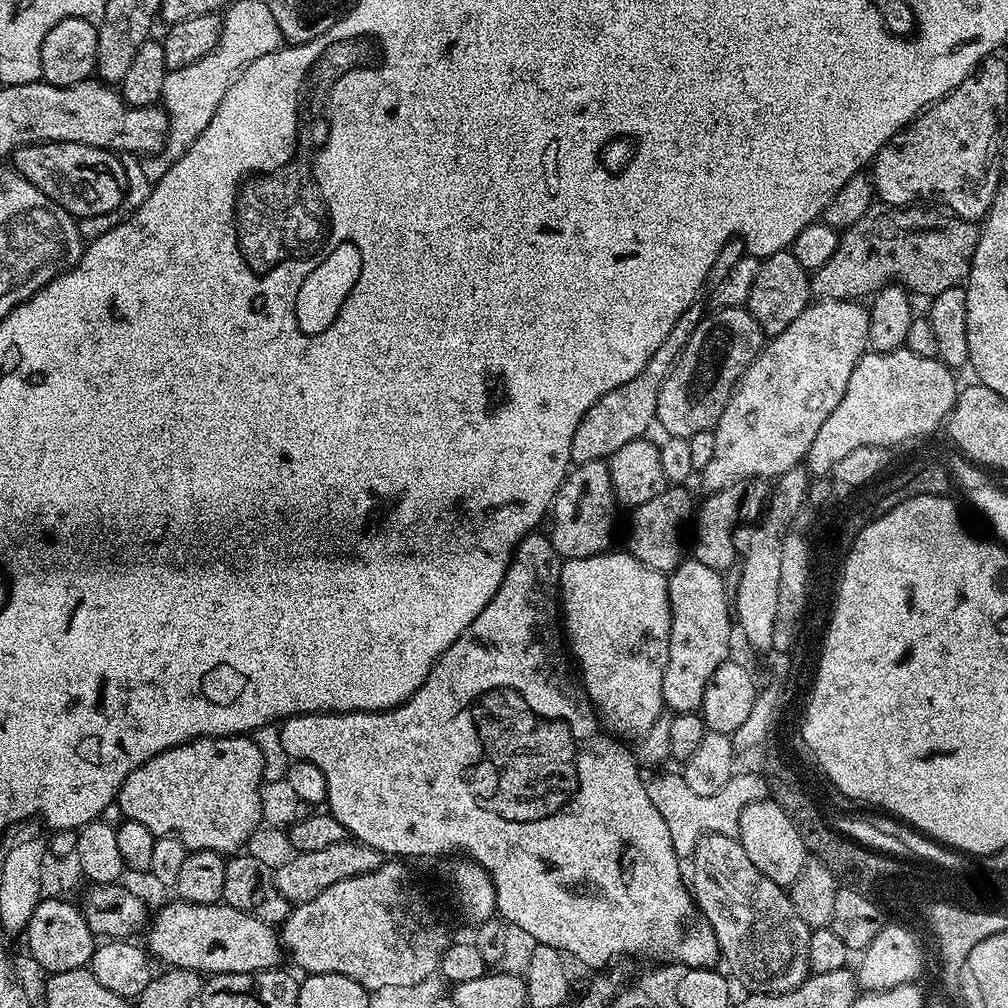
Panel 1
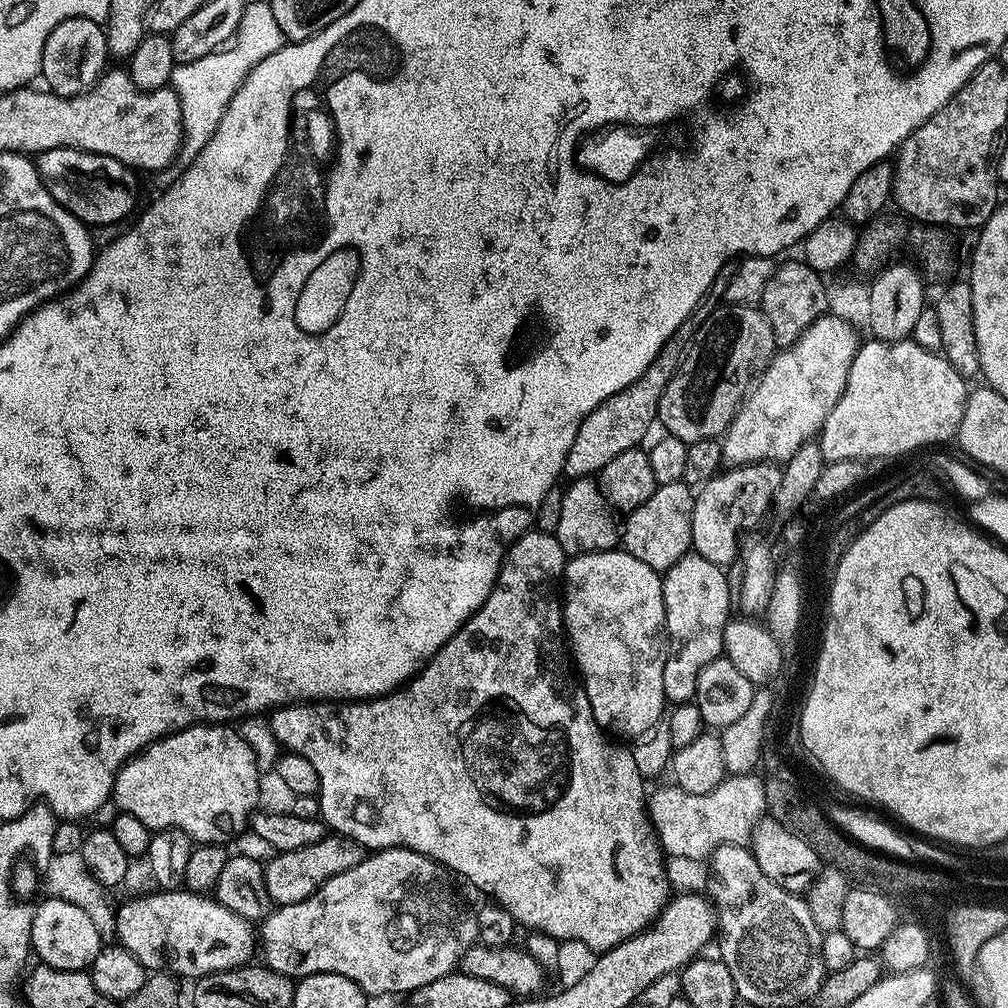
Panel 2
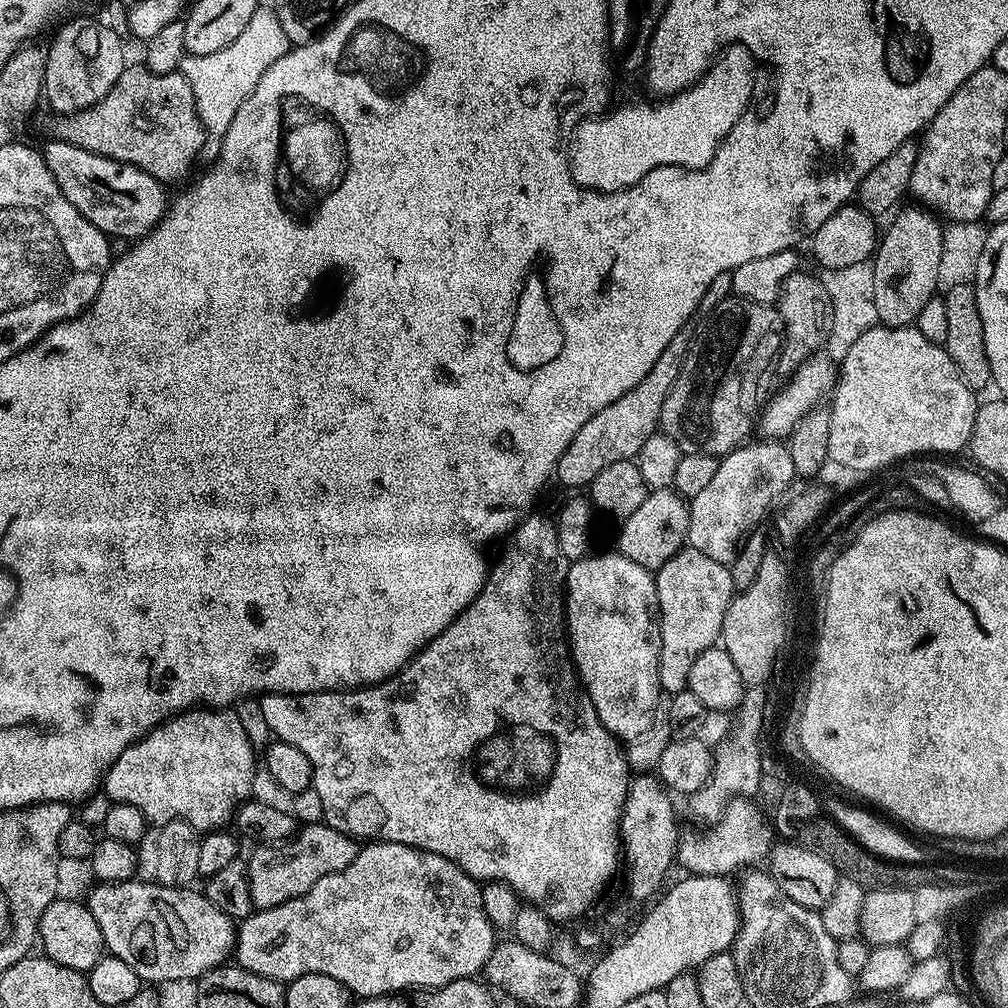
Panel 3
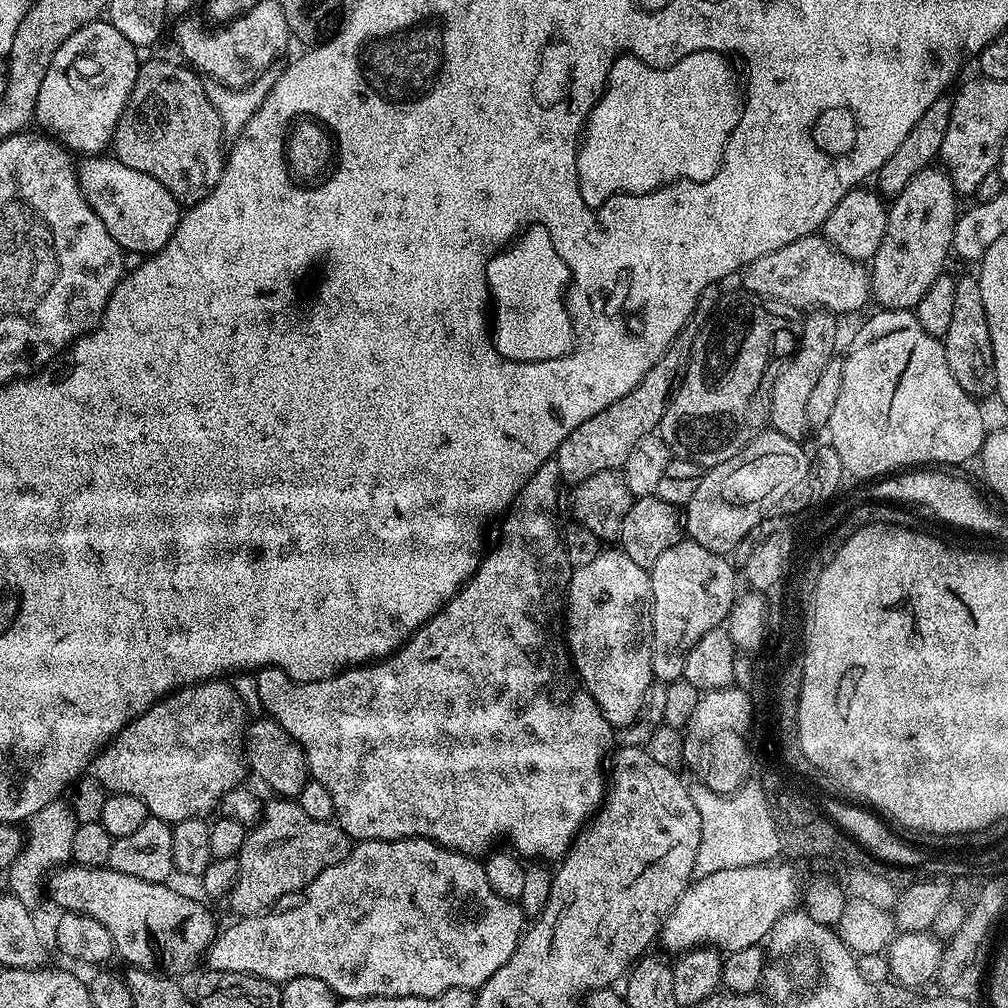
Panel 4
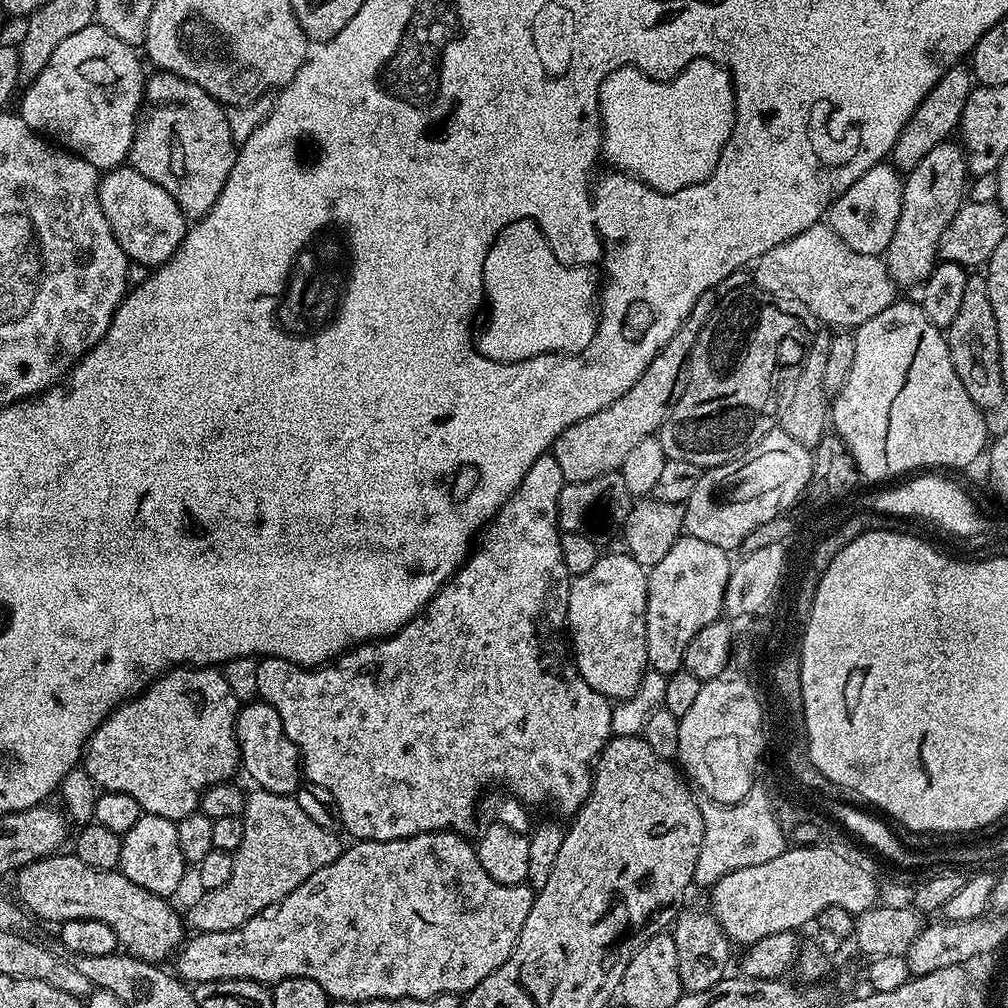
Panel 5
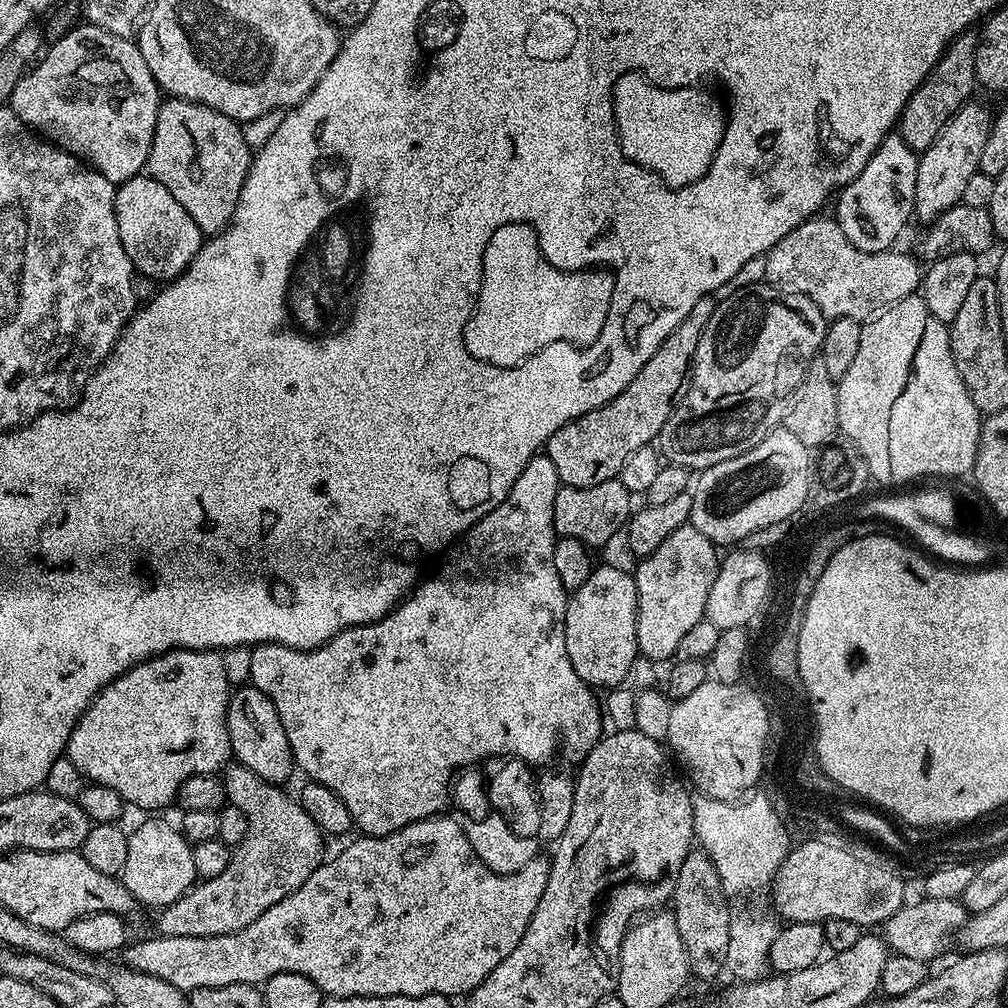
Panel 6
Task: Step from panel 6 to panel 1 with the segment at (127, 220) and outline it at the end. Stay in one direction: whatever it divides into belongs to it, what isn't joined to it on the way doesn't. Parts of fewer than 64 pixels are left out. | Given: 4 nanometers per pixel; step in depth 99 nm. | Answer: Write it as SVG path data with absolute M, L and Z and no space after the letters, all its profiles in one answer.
M23 144L17 148L10 157L20 175L38 186L46 198L50 198L58 206L66 209L71 216L83 218L83 216L104 216L107 212L118 209L124 202L124 171L120 165L120 157L117 153L106 148L95 148L85 144Z

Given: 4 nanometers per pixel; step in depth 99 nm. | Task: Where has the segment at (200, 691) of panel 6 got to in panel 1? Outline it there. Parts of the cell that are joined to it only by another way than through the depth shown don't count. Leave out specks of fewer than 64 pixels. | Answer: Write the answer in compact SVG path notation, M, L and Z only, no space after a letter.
M247 735L201 738L199 740L190 740L186 744L179 744L177 748L167 748L162 754L150 758L142 766L138 766L138 770L130 773L126 778L126 782L120 787L118 802L122 806L127 819L142 822L142 826L146 826L146 830L150 830L155 836L177 836L193 852L236 854L247 845L251 836L261 827L260 791L263 779L262 750L258 750L255 739L249 738Z

